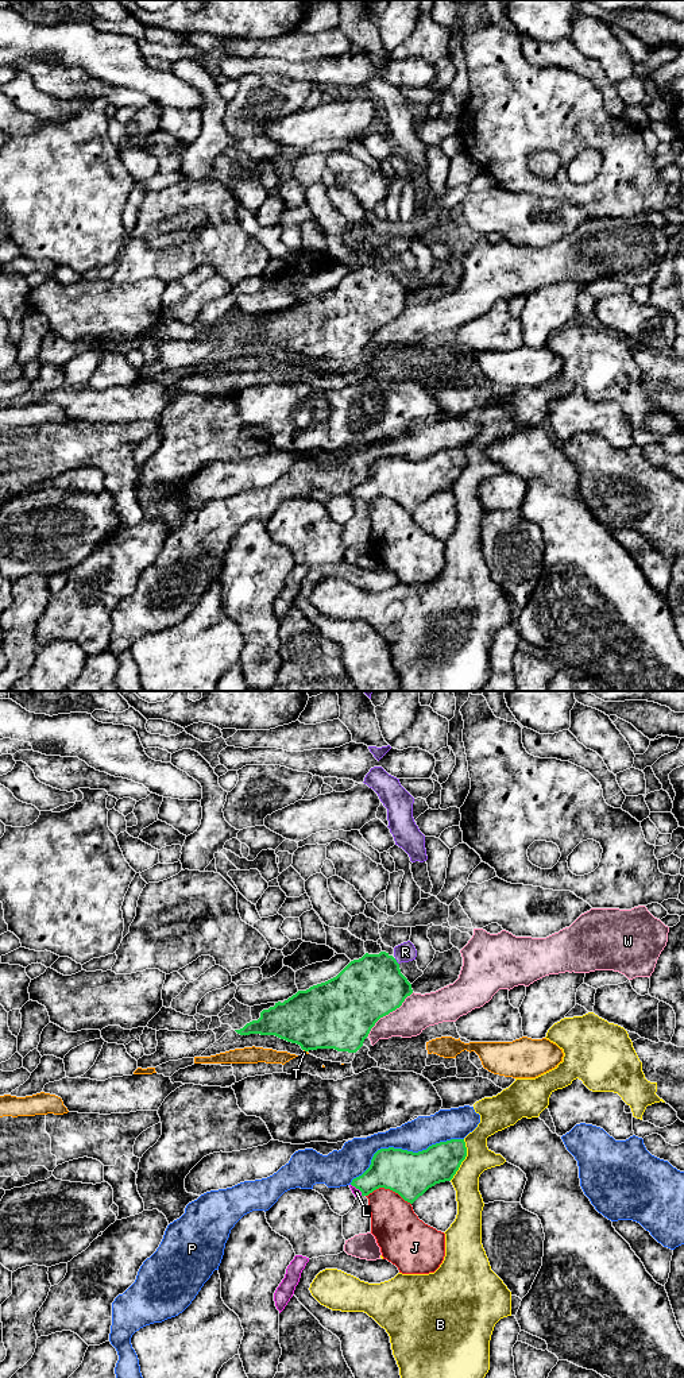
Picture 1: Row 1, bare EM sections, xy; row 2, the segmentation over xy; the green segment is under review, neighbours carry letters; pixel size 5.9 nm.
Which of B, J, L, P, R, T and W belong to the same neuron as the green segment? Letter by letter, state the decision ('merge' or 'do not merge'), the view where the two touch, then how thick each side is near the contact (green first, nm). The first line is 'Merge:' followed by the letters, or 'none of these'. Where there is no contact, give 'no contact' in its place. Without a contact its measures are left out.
Merge: none of these
B: do not merge | xy | 220/160 nm
J: do not merge | xy | 280/280 nm
L: do not merge | xy | 240/50 nm
P: do not merge | xy | 280/190 nm
R: do not merge | xy | 380/120 nm
T: do not merge | xy | 400/20 nm
W: do not merge | xy | 380/220 nm

